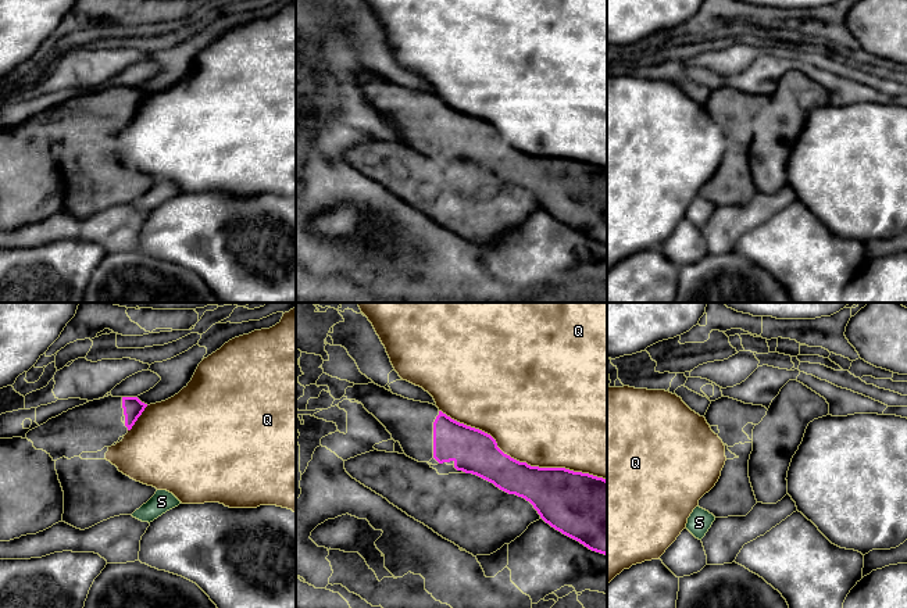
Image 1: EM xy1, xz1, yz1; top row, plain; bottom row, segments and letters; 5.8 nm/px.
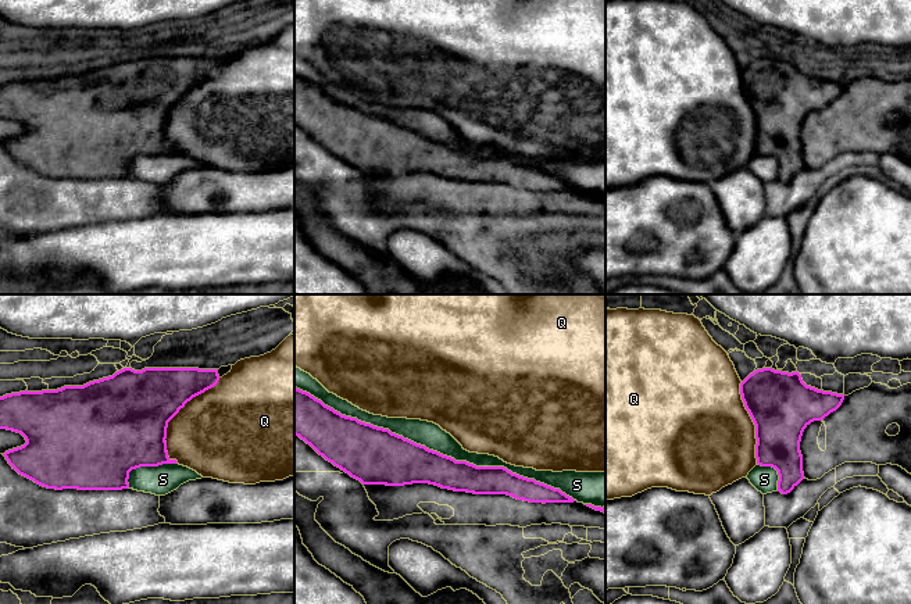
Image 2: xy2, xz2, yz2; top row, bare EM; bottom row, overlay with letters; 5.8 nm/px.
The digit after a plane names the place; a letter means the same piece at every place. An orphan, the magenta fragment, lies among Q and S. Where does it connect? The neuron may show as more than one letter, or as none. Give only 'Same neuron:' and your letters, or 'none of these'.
Same neuron: none of these

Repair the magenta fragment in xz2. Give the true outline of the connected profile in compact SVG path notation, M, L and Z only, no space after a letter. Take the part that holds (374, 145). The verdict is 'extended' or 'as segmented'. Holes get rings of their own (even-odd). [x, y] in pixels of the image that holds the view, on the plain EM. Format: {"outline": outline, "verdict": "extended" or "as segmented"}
{"outline": "M294 76L294 124L362 174L429 172L474 183L507 183L529 192L574 192L544 172L504 156L476 156L429 139L389 118L342 104Z", "verdict": "as segmented"}

